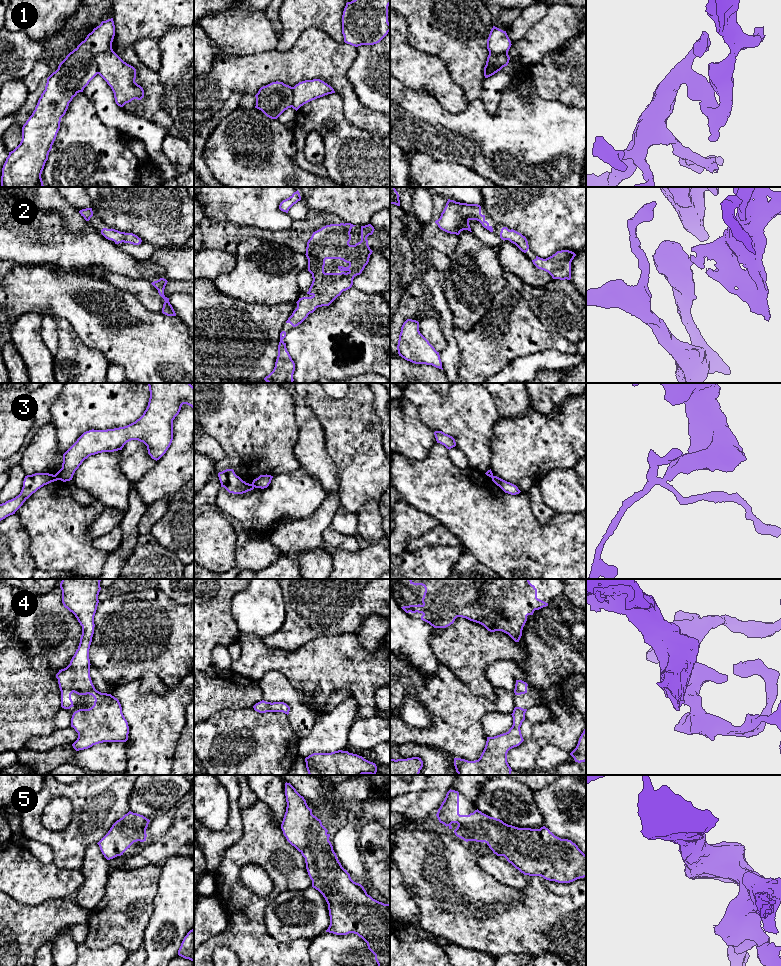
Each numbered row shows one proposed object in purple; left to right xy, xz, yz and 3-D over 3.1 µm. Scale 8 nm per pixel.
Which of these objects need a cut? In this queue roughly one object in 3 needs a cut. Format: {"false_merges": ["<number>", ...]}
{"false_merges": ["1", "3"]}

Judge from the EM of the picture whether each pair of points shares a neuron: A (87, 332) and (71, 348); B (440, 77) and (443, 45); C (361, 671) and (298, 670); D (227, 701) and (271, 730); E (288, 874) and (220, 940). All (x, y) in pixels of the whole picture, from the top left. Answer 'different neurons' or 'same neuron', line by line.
A: different neurons
B: different neurons
C: same neuron
D: different neurons
E: same neuron

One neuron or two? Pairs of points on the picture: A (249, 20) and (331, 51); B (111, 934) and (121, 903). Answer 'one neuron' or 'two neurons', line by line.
A: two neurons
B: one neuron

